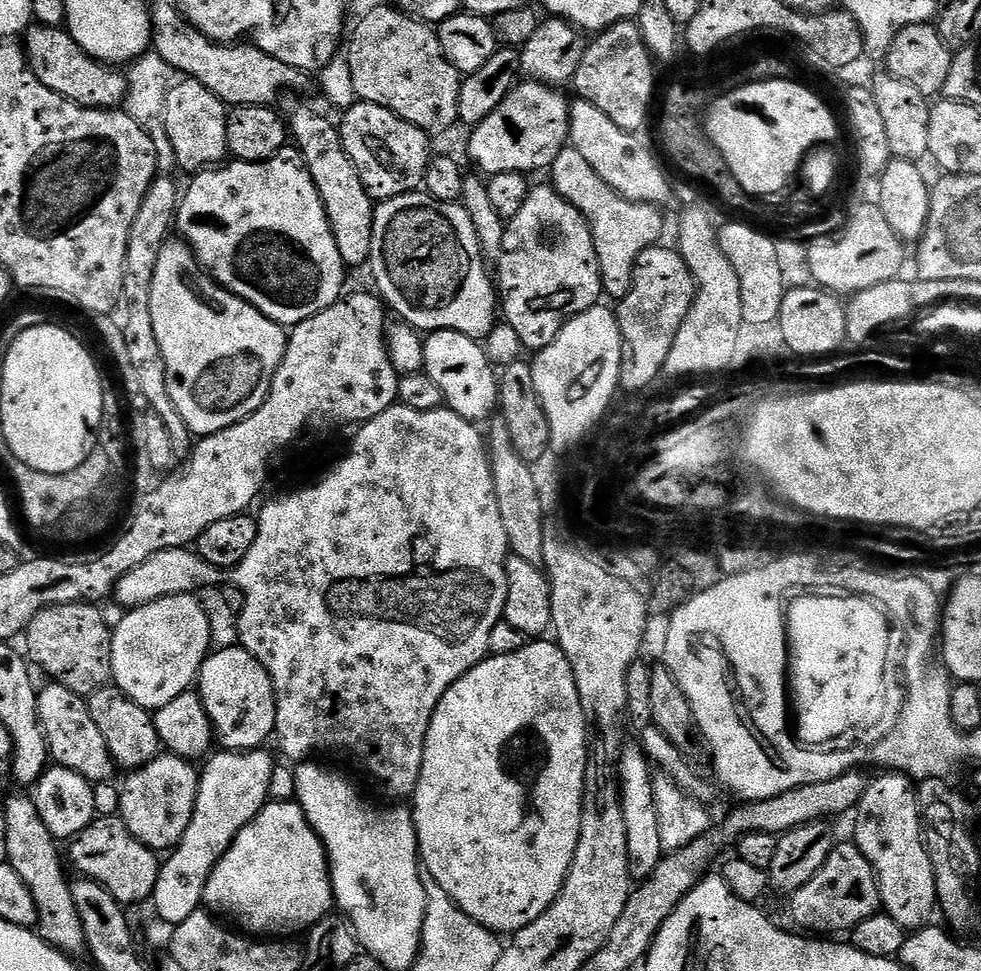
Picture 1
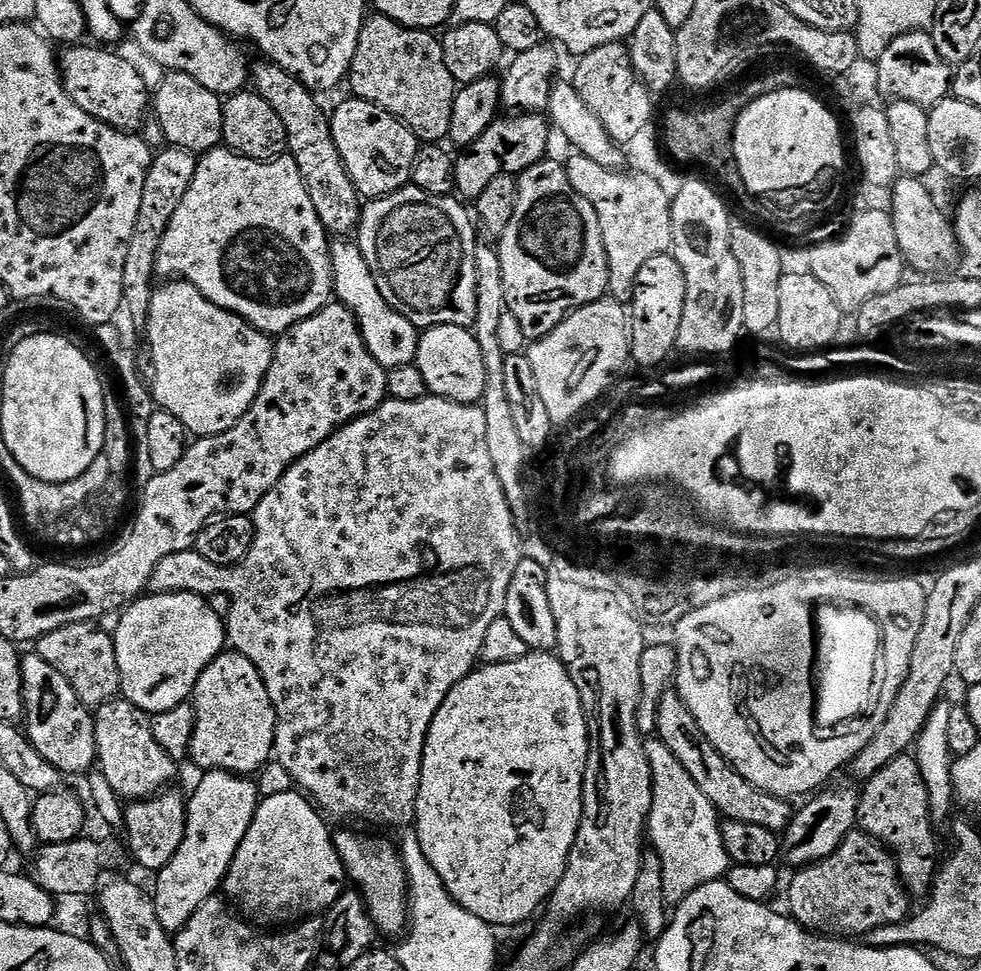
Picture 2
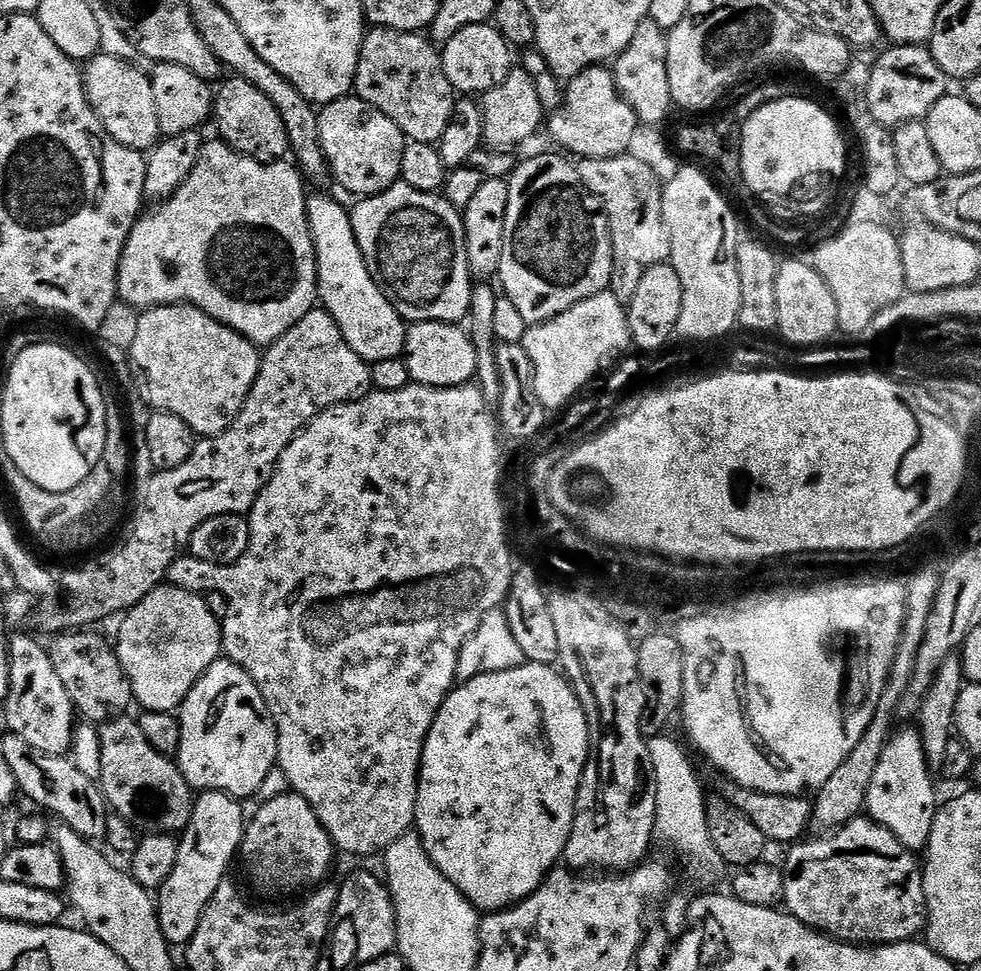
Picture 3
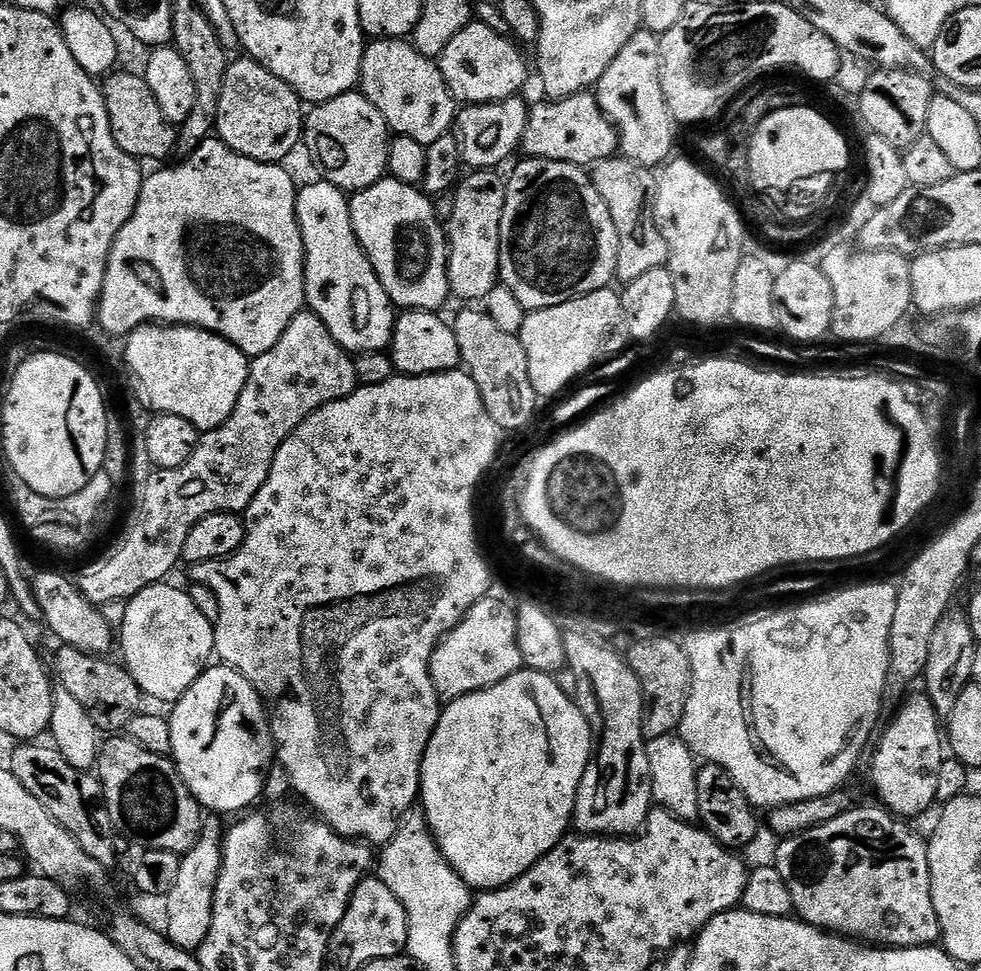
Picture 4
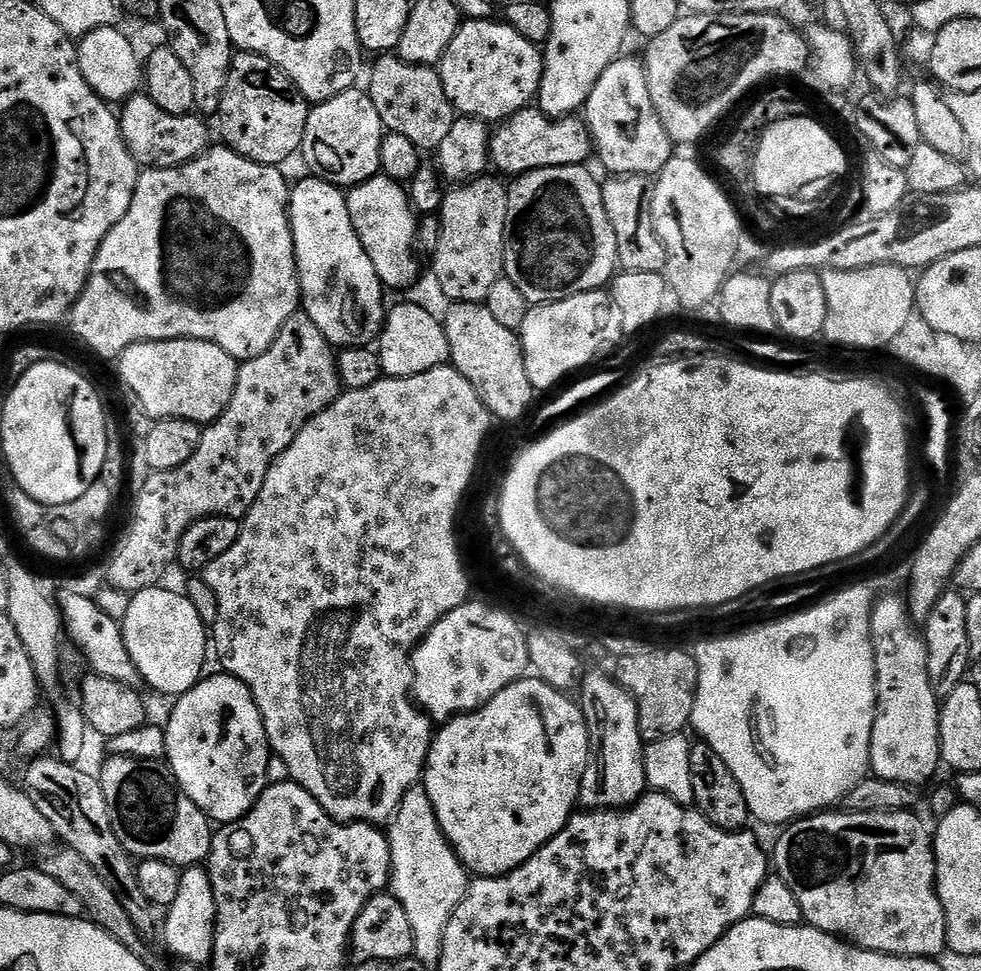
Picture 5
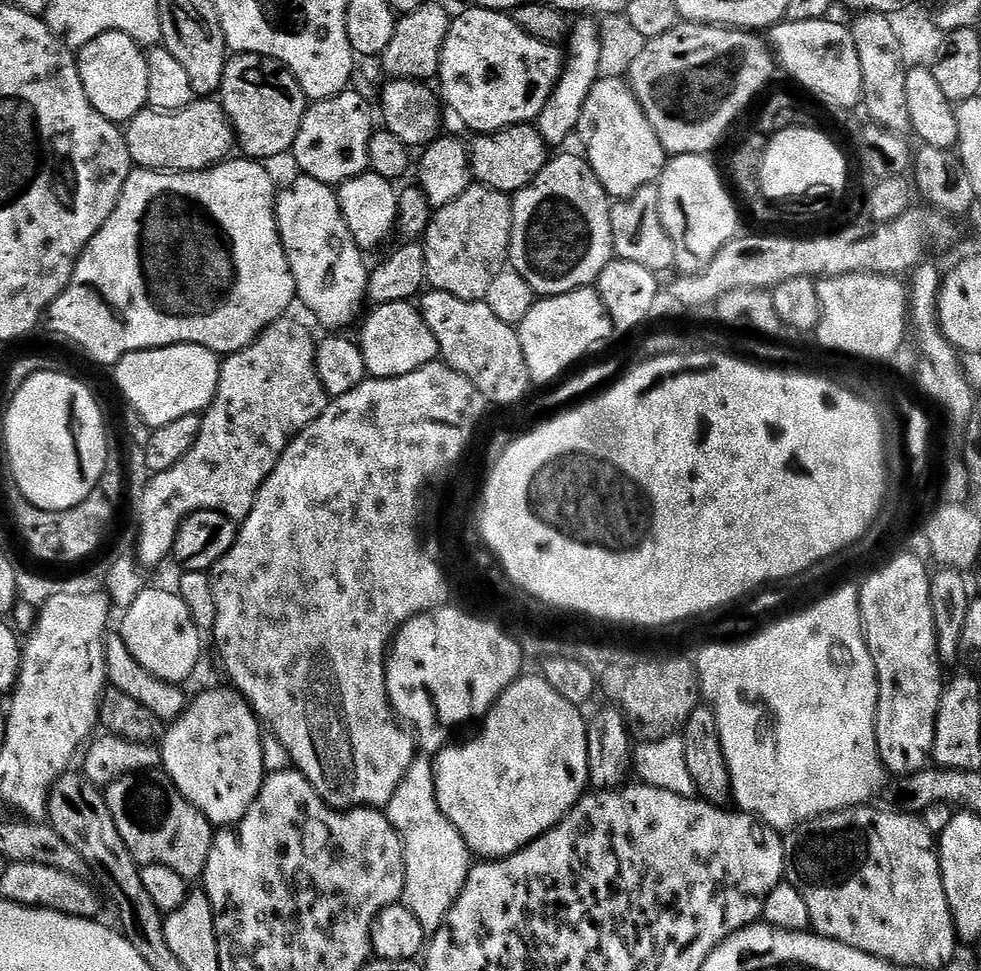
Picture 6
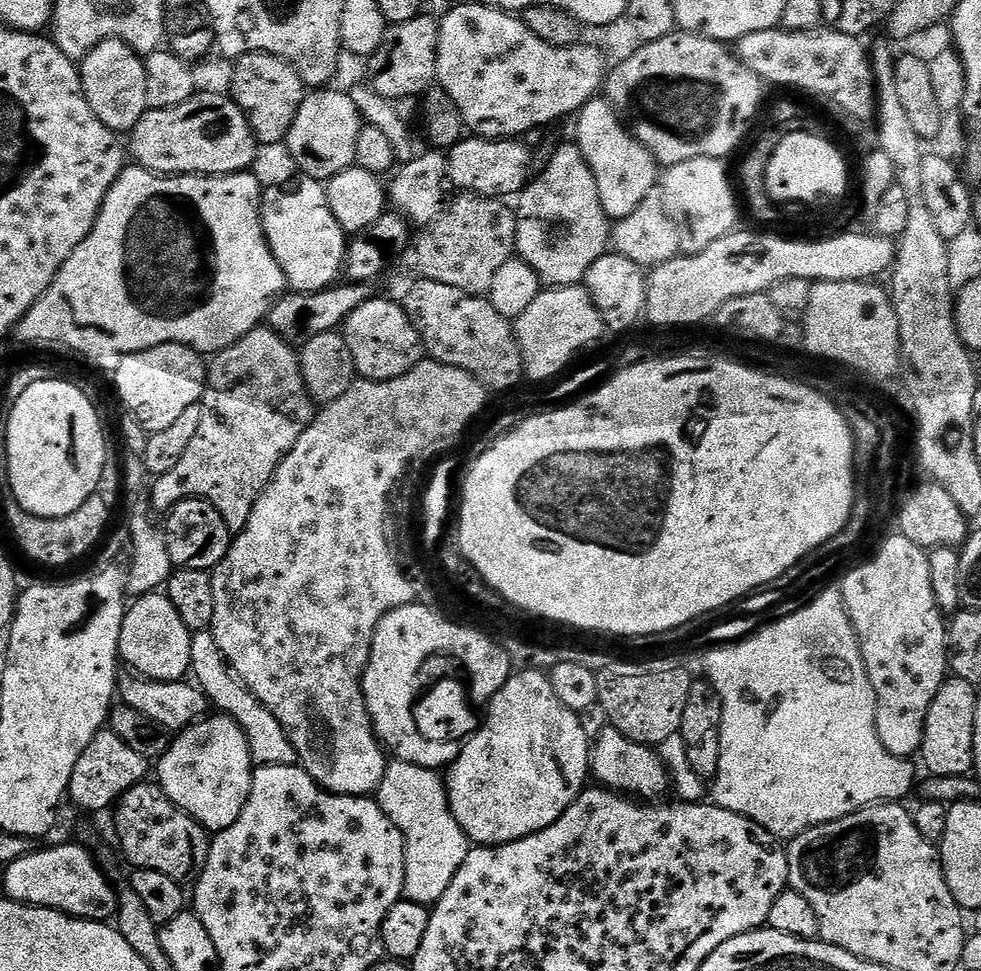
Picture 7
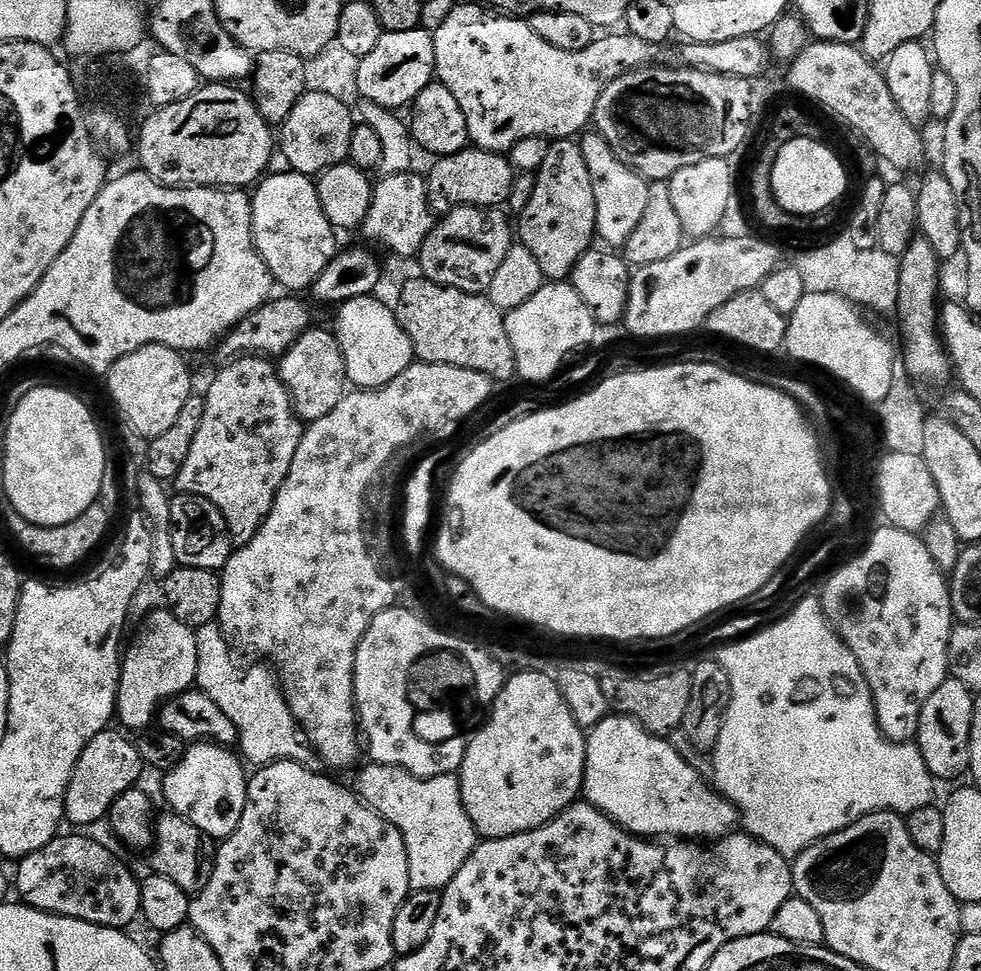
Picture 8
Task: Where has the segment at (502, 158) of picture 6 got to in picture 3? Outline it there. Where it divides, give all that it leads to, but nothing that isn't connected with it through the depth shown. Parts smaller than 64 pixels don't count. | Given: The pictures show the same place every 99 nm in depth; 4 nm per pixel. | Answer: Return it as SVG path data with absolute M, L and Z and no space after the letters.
M608 66L587 68L582 70L582 74L578 74L573 80L567 81L562 110L553 111L546 120L546 132L548 128L553 142L557 144L555 147L580 160L614 158L625 155L634 132L638 131L641 126L639 118L636 117L636 111L632 109L630 102L624 100L623 94L618 90L613 69Z

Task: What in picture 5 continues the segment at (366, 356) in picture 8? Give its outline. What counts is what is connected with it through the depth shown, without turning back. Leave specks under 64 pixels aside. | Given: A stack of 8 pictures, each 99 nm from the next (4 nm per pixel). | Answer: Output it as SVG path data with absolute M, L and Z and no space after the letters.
M396 304L387 309L374 350L380 356L381 373L389 380L397 380L445 367L449 363L450 342L446 342L446 330L439 315L427 312L420 304Z

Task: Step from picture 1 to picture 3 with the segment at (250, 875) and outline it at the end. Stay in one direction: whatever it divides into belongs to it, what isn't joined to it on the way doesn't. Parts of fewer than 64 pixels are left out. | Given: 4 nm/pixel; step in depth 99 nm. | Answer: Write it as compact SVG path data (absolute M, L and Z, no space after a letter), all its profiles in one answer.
M290 790L282 798L263 802L259 807L247 821L238 853L253 882L268 892L296 892L299 888L323 885L332 868L334 845L310 802Z

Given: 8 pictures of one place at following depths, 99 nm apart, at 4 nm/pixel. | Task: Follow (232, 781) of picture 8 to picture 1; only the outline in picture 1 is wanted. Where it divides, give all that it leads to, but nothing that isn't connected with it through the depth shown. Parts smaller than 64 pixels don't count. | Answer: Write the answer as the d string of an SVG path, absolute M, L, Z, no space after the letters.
M247 647L216 650L205 660L198 677L200 700L210 714L214 736L230 752L251 752L265 747L276 731L276 695L272 679Z

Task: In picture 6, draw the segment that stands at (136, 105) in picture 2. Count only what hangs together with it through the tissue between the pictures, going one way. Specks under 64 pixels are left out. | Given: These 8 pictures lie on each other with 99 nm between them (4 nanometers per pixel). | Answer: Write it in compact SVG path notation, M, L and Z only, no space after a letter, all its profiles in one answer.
M197 98L192 101L190 106L186 106L177 112L157 112L155 108L146 107L143 111L137 113L132 120L127 122L123 129L124 141L130 150L130 158L136 168L149 168L152 172L201 172L207 168L212 168L215 164L221 164L222 161L229 159L233 155L234 145L236 144L236 133L232 131L232 124L224 112L224 105L212 98Z

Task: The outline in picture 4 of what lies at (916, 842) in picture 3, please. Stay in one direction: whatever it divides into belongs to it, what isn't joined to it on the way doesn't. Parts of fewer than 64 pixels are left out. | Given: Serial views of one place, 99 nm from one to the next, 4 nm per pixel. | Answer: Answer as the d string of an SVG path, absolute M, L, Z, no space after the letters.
M909 695L899 705L900 713L889 722L880 741L878 736L875 741L876 753L872 756L872 784L880 799L877 801L892 815L901 818L920 816L931 804L937 803L938 766L942 766L946 759L941 719L936 715L927 695L919 695Z

